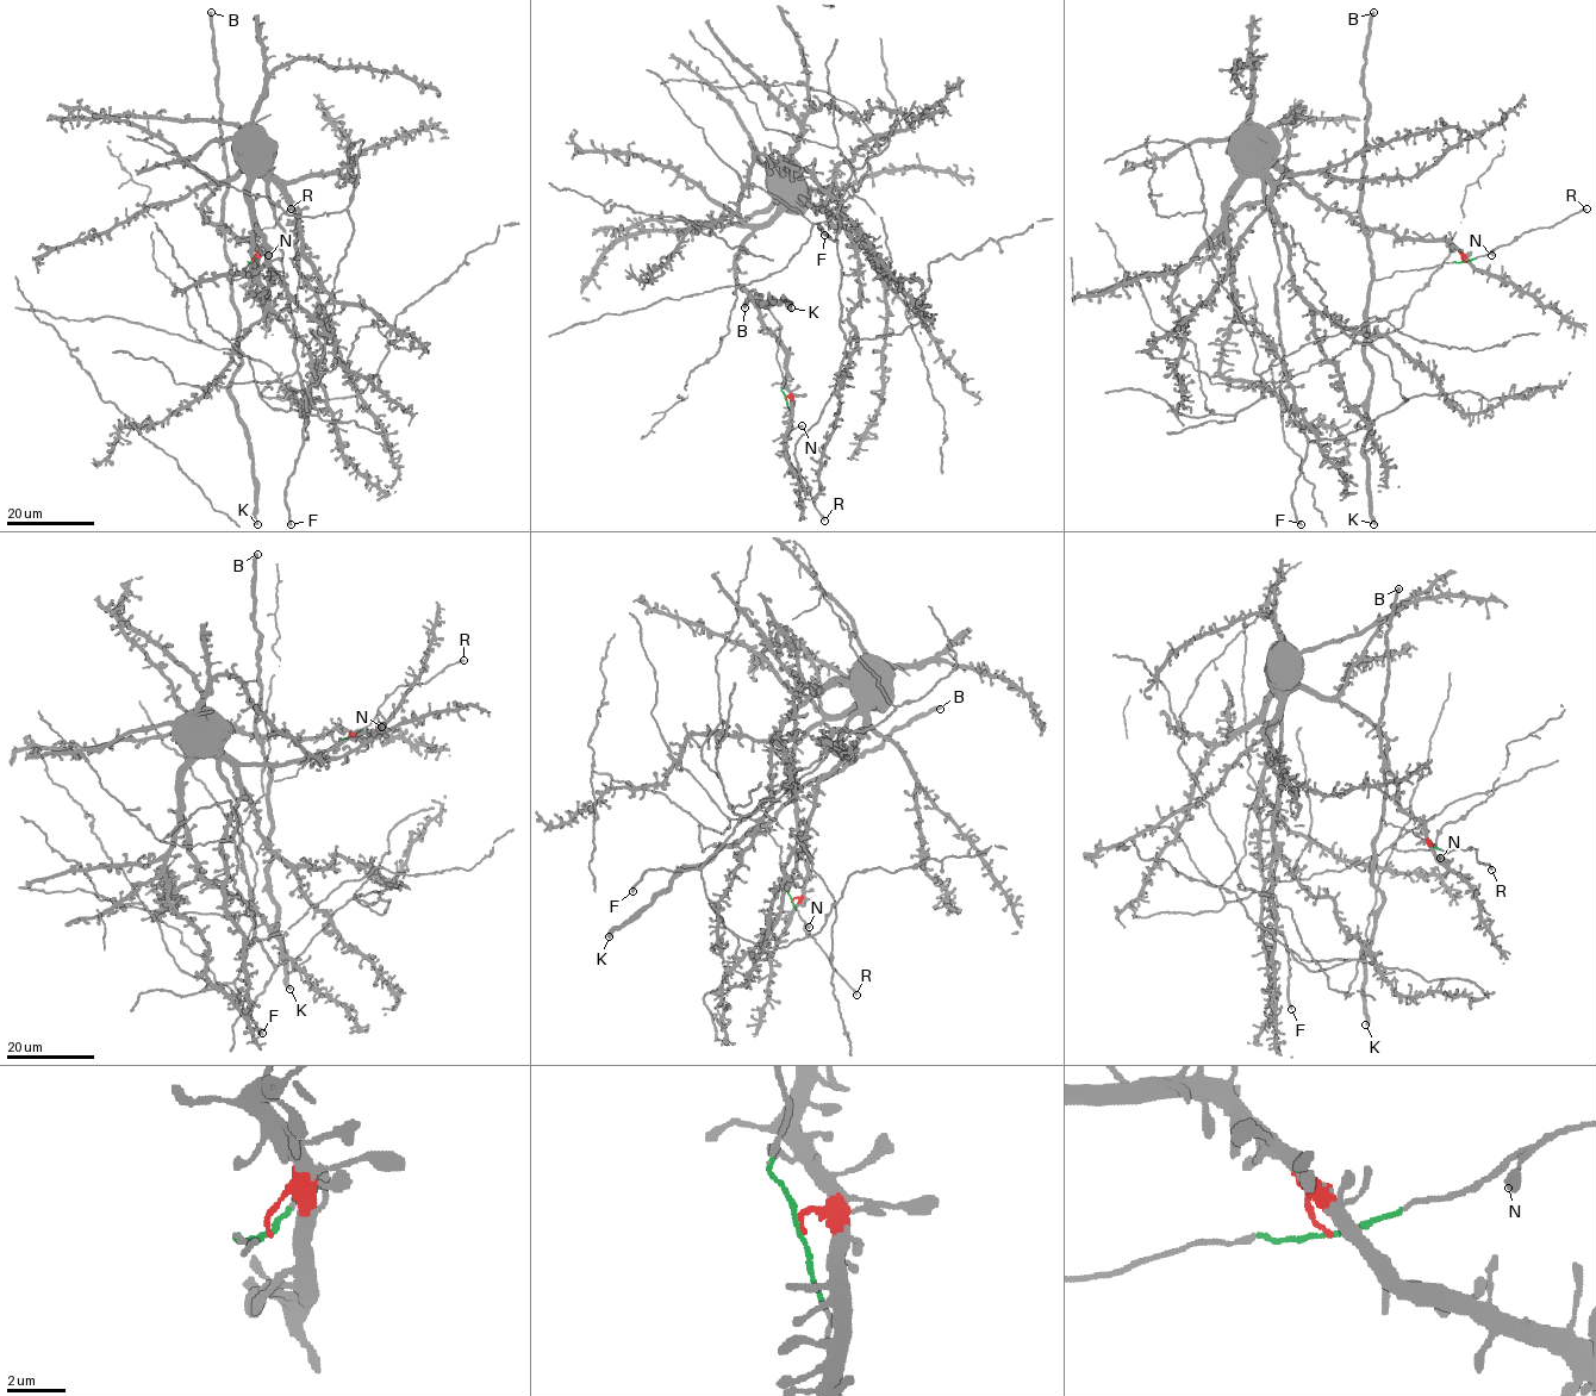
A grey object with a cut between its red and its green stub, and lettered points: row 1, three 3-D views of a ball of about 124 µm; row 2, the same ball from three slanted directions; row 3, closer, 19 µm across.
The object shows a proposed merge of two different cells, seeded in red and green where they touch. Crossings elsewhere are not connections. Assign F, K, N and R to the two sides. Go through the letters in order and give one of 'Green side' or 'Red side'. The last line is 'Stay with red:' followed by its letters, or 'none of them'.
F: Red side
K: Green side
N: Green side
R: Green side
Stay with red: F

